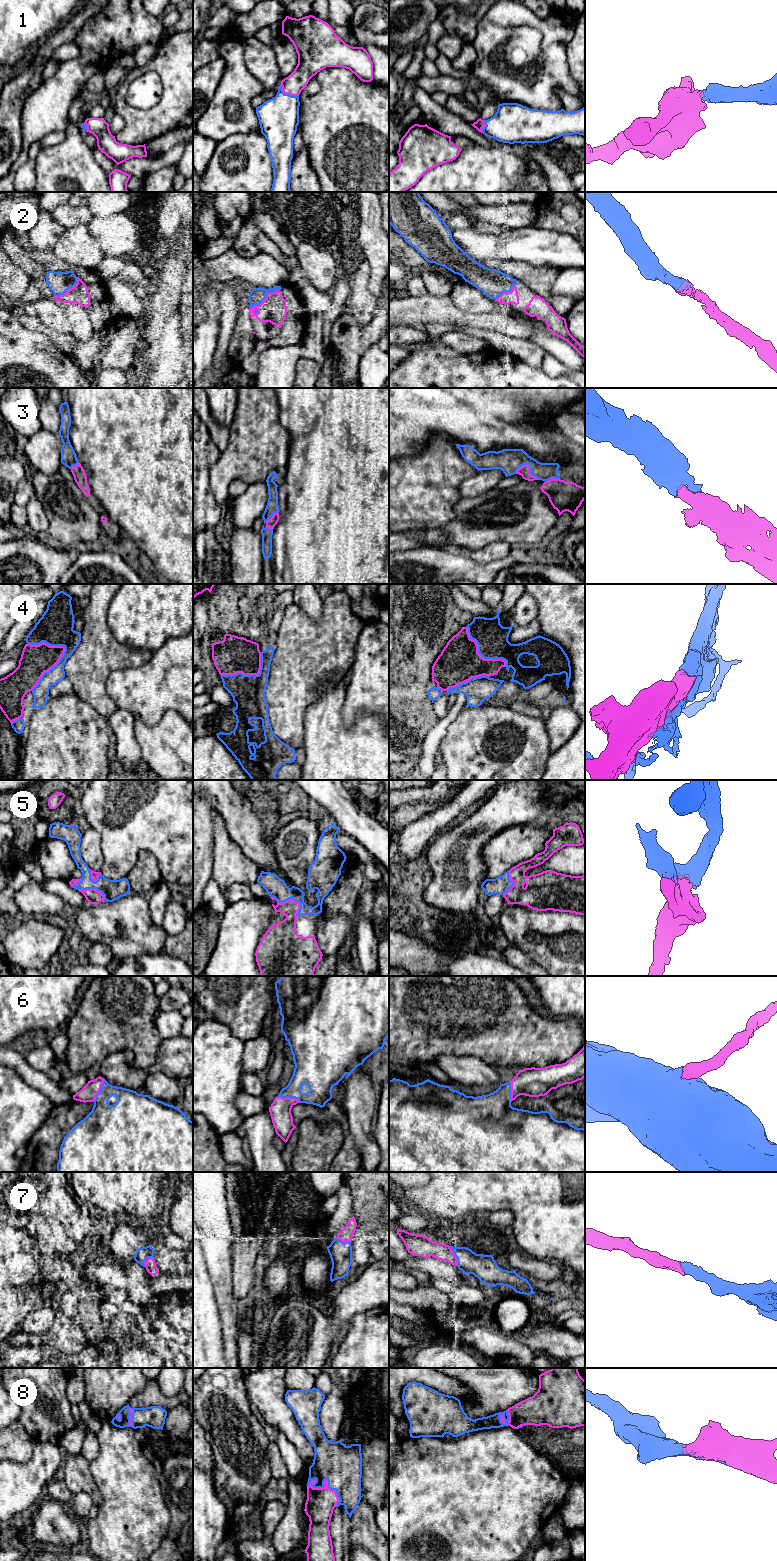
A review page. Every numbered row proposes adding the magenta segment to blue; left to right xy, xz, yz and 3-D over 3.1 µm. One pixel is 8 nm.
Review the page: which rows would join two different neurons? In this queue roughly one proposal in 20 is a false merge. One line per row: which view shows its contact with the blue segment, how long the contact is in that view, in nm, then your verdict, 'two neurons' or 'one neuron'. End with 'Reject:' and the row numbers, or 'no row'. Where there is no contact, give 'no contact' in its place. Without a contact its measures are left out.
1: meets blue in xz; contact 180 nm long; one neuron
2: meets blue in xz; contact 280 nm long; one neuron
3: meets blue in yz; contact 200 nm long; one neuron
4: meets blue in xy; contact 440 nm long; one neuron
5: meets blue in xz; contact 260 nm long; one neuron
6: meets blue in xy; contact 200 nm long; one neuron
7: meets blue in yz; contact 170 nm long; one neuron
8: meets blue in xz; contact 300 nm long; one neuron
Reject: no row

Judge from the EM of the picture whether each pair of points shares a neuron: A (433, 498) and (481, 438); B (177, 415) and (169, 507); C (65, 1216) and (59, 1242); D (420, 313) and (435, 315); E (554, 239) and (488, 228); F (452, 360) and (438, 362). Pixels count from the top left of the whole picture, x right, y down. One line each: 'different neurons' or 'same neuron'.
A: different neurons
B: same neuron
C: different neurons
D: same neuron
E: different neurons
F: same neuron

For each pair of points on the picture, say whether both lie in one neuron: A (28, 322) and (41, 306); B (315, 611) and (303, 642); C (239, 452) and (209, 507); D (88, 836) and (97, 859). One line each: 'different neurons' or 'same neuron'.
A: different neurons
B: different neurons
C: different neurons
D: same neuron

